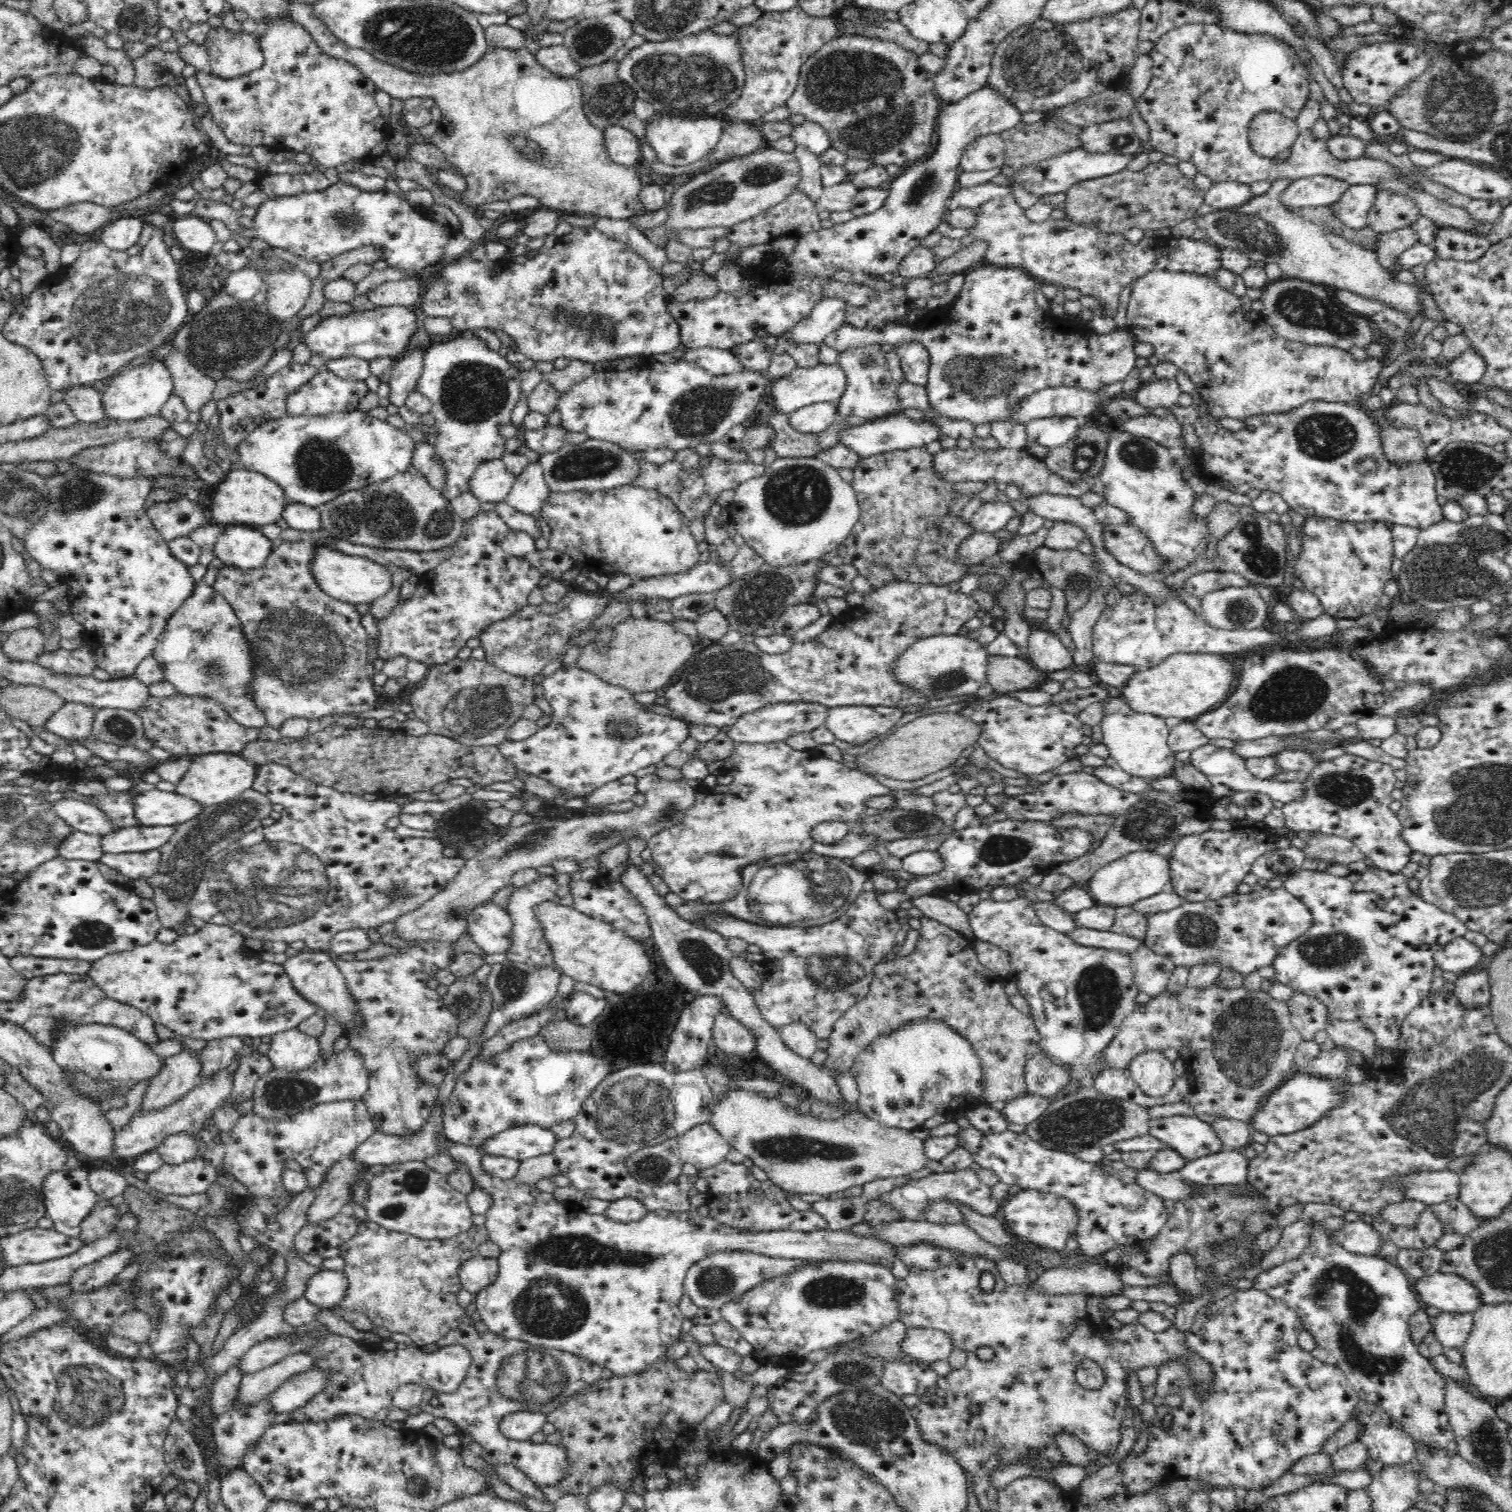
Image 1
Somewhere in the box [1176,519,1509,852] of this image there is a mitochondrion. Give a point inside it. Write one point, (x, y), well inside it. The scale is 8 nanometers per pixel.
(1464, 567)

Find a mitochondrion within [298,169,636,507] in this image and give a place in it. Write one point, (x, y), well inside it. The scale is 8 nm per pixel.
(474, 392)

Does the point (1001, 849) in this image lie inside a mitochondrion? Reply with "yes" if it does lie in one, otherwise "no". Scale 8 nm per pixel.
yes

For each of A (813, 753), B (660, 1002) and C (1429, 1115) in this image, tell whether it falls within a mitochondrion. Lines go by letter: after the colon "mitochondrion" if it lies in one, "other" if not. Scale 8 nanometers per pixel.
A: other
B: other
C: mitochondrion

